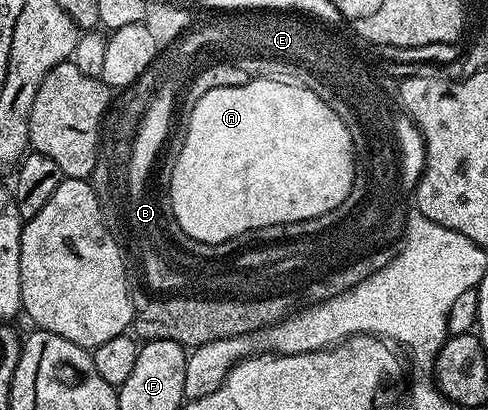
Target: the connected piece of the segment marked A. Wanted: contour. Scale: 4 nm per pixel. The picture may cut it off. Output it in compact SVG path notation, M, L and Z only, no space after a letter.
M247 79L241 87L220 87L196 101L172 171L172 213L186 235L207 244L231 241L252 229L313 219L349 195L353 160L345 123L313 91L280 80Z

